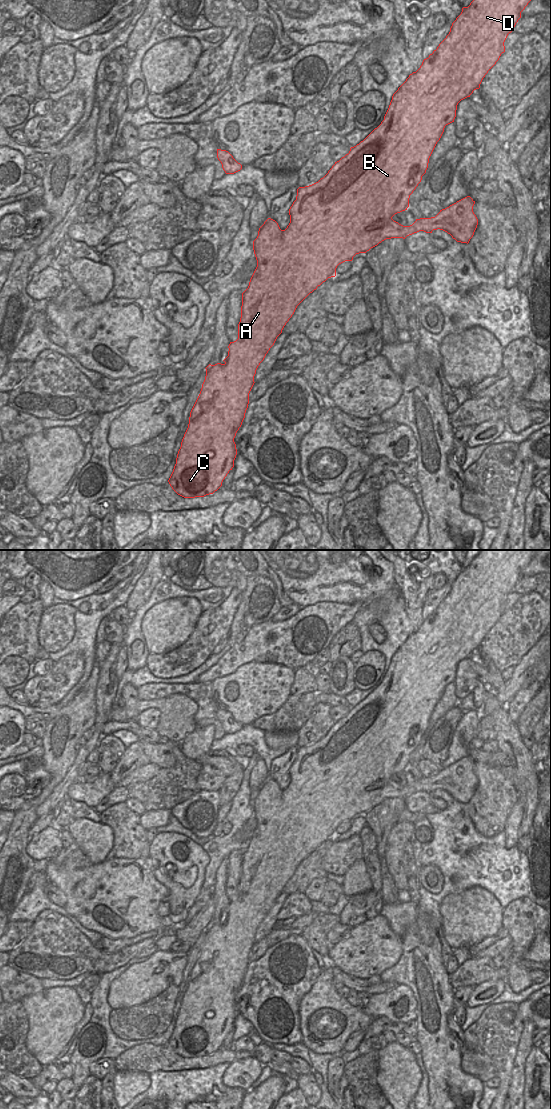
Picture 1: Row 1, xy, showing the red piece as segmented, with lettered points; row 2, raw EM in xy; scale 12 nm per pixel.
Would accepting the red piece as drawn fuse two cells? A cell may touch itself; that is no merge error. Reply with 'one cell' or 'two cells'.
one cell

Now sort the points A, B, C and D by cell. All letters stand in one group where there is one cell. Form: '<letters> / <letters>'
A B C D

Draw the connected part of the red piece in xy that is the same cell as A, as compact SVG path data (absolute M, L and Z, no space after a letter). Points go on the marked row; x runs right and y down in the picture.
M473 0L468 7L463 7L461 14L452 23L450 32L446 38L439 44L437 49L429 55L428 58L423 60L420 68L416 72L410 74L406 81L393 94L389 108L381 124L375 128L363 141L361 141L356 146L351 147L349 153L342 157L339 161L335 162L328 173L318 182L309 186L299 187L297 189L296 200L293 202L292 206L289 209L290 223L287 228L285 230L281 230L278 223L271 218L268 218L259 228L258 236L253 241L253 250L257 260L257 267L250 279L248 288L242 293L241 318L238 324L238 339L234 342L230 342L228 346L228 356L223 360L225 362L224 364L209 364L205 368L205 380L202 384L200 394L190 412L188 428L182 439L181 447L177 454L176 464L174 466L173 472L168 480L170 486L178 495L184 498L204 497L206 495L213 494L222 486L223 480L229 471L234 467L234 460L237 455L234 438L245 418L245 413L249 404L249 393L255 383L254 376L256 374L258 366L264 360L270 348L274 345L277 337L282 333L284 326L294 314L297 306L328 278L335 277L336 268L339 264L345 261L352 261L353 257L356 254L366 253L371 248L377 246L379 243L386 239L405 239L407 236L419 231L432 233L433 230L440 229L450 234L452 238L457 242L467 244L469 243L478 225L478 219L473 212L475 201L470 196L467 196L450 205L449 207L440 210L440 212L435 217L416 219L416 221L410 226L403 226L394 221L392 217L397 213L407 210L409 207L410 195L421 182L422 176L426 173L429 158L437 142L440 140L445 126L454 122L458 103L461 100L470 97L474 90L480 88L480 84L485 75L496 64L501 54L505 52L504 42L508 34L513 31L516 23L521 18L521 12L525 9L530 1L531 0Z

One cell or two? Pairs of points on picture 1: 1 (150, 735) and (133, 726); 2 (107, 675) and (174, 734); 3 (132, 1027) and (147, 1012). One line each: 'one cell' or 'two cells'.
1: one cell
2: two cells
3: one cell

